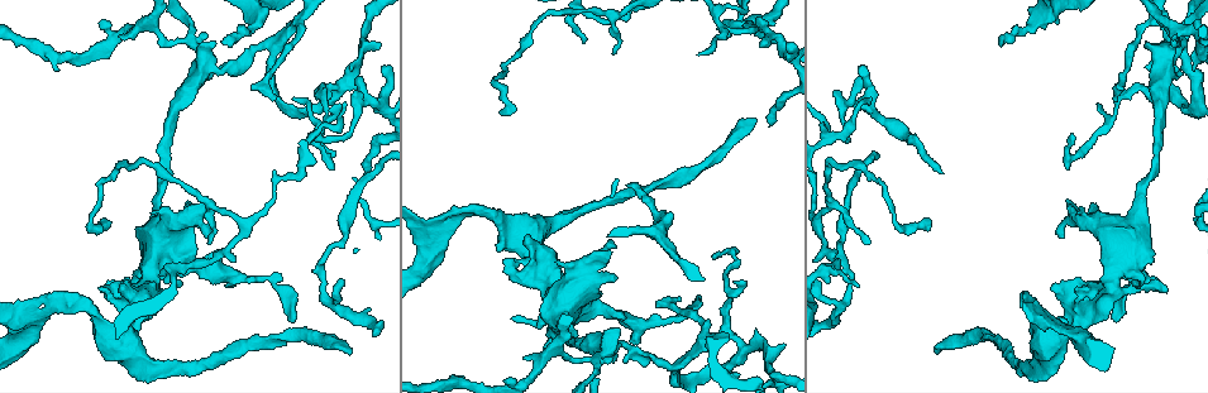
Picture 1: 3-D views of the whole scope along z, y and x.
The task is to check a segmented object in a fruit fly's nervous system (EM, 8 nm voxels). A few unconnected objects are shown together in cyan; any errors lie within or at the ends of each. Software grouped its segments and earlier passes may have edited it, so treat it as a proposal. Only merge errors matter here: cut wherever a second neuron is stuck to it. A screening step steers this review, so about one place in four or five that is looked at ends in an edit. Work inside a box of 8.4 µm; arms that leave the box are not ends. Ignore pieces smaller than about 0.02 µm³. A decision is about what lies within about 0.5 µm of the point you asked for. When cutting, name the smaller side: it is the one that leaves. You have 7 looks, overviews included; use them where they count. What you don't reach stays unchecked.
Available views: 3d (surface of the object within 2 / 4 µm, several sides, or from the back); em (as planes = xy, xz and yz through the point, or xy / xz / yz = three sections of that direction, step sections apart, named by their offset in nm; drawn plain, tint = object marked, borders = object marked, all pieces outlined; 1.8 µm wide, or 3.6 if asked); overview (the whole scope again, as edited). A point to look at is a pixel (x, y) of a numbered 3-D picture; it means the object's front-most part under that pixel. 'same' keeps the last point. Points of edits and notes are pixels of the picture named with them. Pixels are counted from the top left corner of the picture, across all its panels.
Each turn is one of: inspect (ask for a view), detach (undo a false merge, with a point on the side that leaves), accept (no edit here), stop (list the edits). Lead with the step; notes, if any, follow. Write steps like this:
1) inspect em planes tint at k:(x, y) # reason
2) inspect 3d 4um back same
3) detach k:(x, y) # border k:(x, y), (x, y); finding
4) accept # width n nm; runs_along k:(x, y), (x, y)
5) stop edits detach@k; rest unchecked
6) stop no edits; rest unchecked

inspect em xz step 16 tint at 1:(661, 220) # thick turns thin

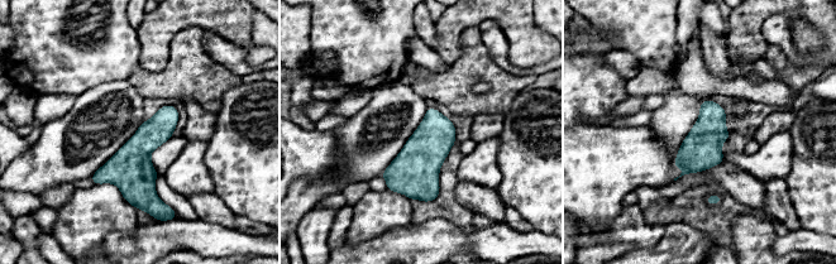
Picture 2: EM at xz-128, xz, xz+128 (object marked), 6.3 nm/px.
inspect em planes borders same

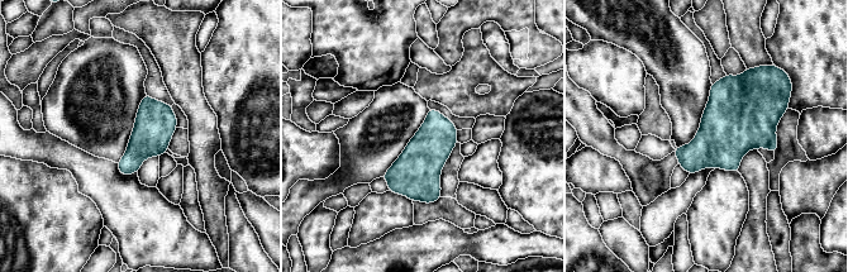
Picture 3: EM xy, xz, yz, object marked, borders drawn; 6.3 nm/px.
accept # all the same neuron

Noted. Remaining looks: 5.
inspect em xz step 4 tint at 1:(252, 277) # sudden change in width

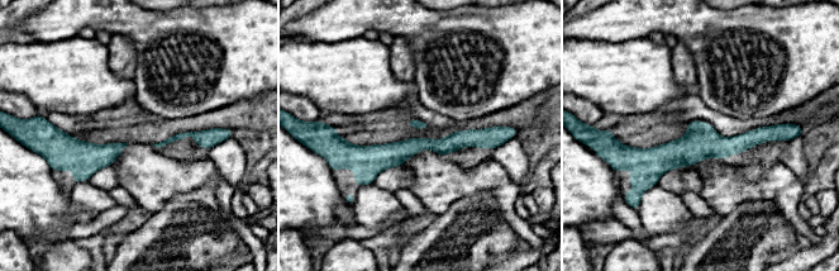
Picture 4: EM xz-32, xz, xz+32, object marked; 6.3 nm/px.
inspect em planes borders same

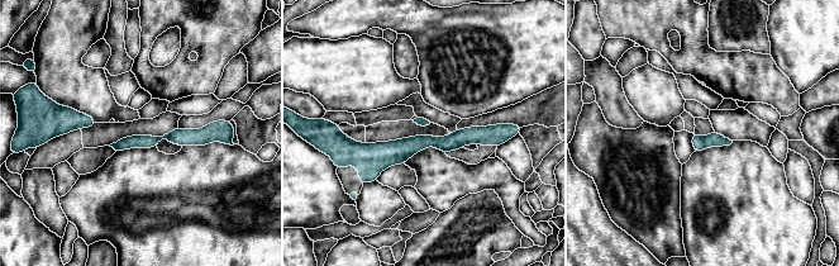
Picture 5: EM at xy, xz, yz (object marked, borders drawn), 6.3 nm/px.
accept # width 80 nm; one neuron here

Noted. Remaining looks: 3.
inspect em xz step 16 tint at 1:(1160, 69) # branch point

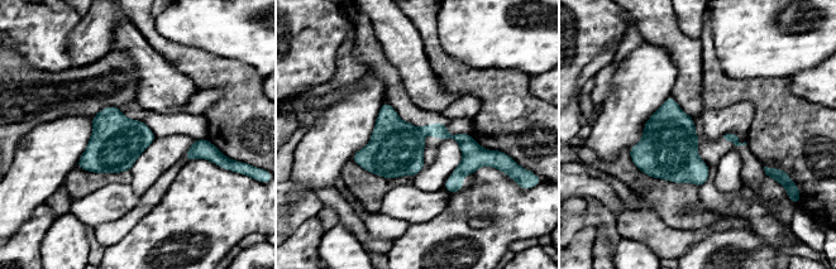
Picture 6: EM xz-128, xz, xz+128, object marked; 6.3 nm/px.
inspect em planes tint same

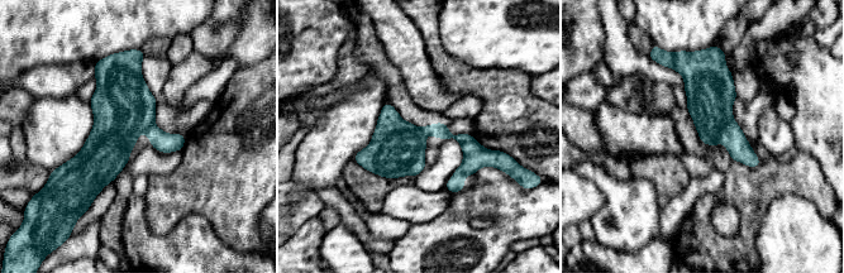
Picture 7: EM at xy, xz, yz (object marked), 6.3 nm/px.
detach 7:(165, 143) # part_leaving 7:(425, 128), (462, 138), (490, 159); a second neuron is stuck on

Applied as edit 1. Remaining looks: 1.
stop edits detach@7; rest unchecked

